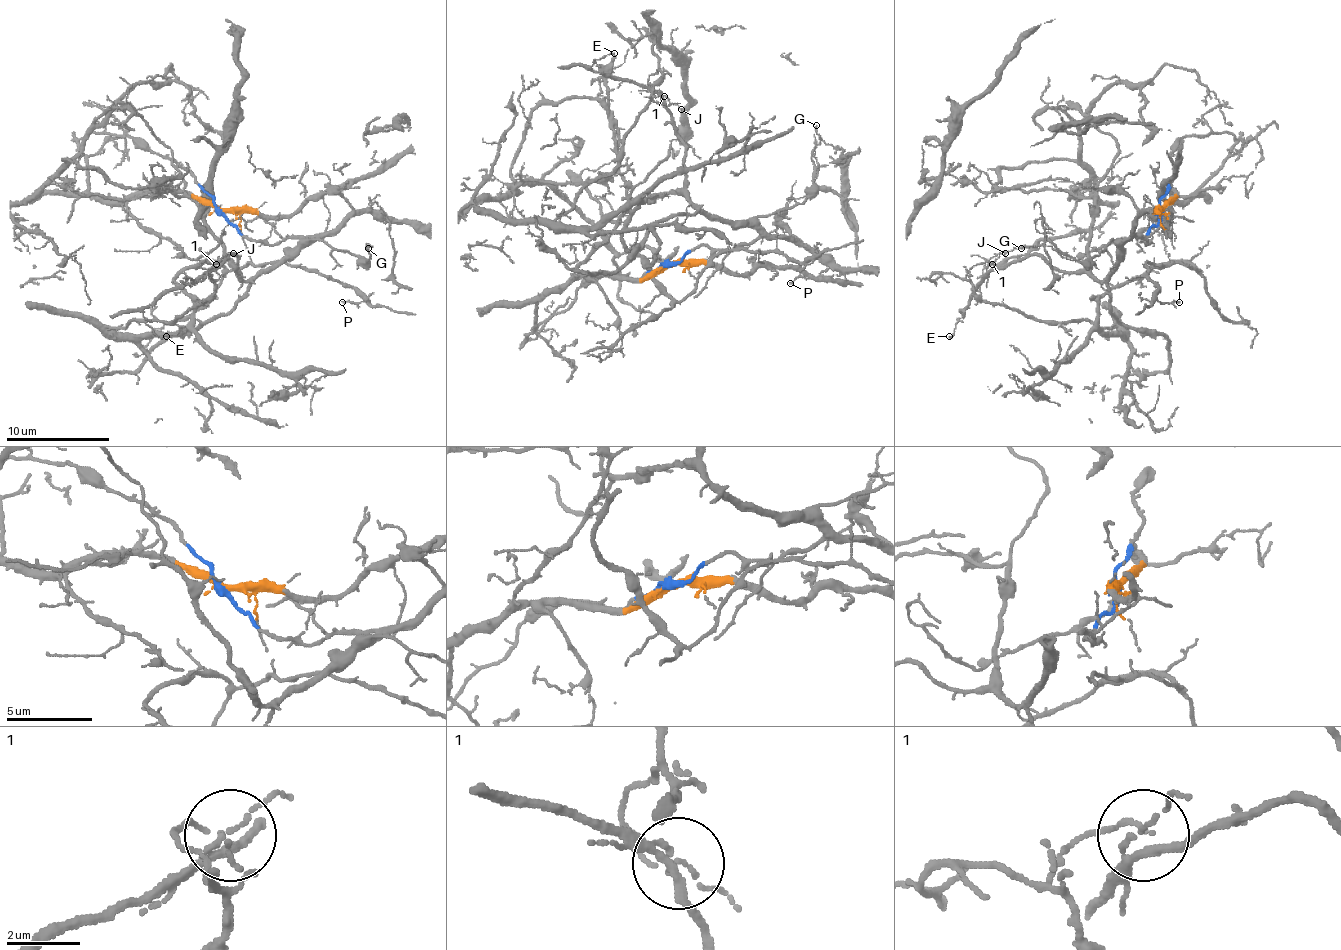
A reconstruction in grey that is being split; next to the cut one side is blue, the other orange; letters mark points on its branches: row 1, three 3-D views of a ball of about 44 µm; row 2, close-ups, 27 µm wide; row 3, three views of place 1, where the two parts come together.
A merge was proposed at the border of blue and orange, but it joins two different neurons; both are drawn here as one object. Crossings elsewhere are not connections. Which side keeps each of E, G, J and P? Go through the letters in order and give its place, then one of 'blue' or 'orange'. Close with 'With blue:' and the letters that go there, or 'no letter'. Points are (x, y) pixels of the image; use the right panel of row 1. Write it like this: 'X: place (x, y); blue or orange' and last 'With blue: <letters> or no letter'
E: place (949, 336); blue
G: place (1021, 248); blue
J: place (1005, 253); blue
P: place (1179, 302); orange
With blue: E, G, J

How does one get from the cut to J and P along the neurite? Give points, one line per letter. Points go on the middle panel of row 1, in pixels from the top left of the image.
J: (669, 266), (697, 245), (733, 251), (759, 235), (692, 202), (664, 99), (682, 109)
P: (669, 266), (687, 263), (694, 276), (725, 251), (777, 251), (798, 261), (810, 261), (790, 284)

